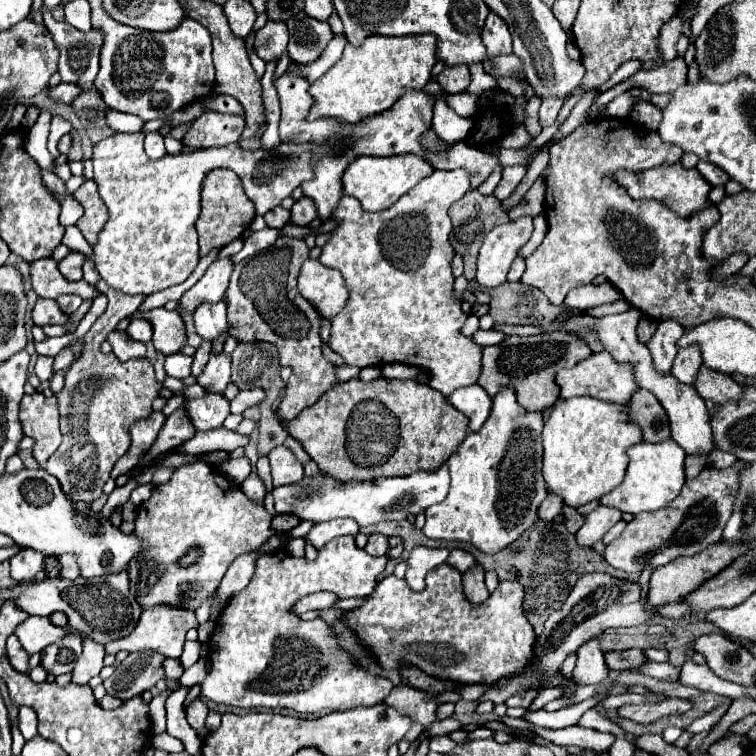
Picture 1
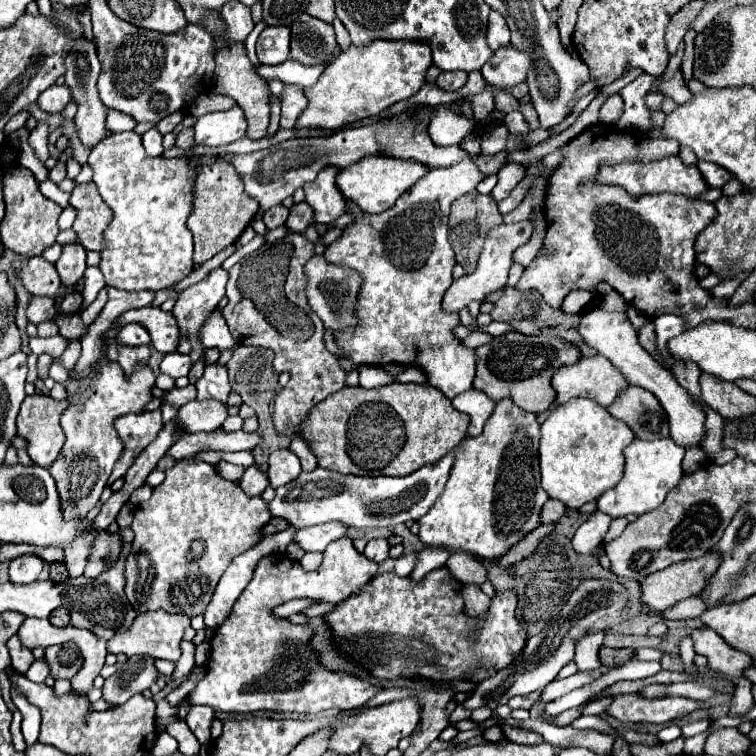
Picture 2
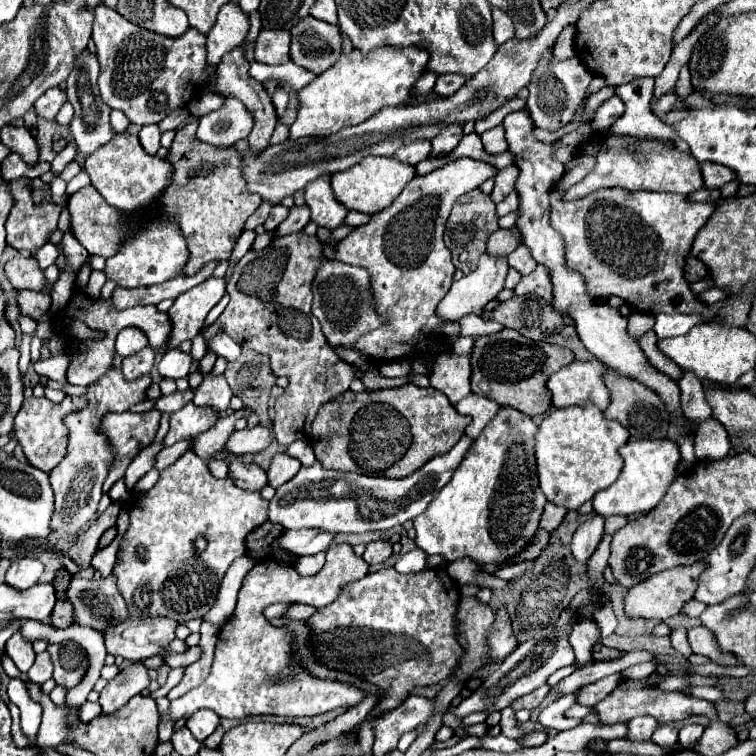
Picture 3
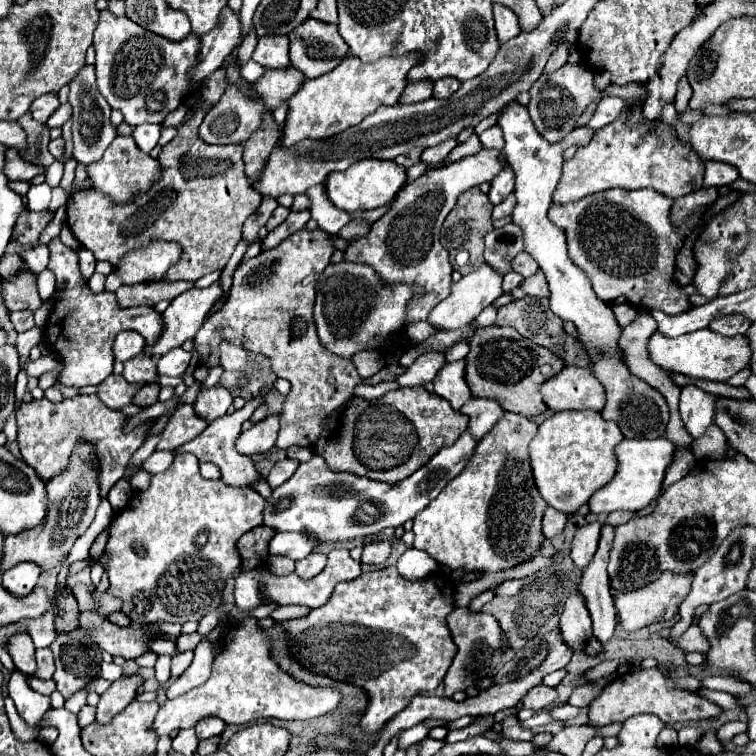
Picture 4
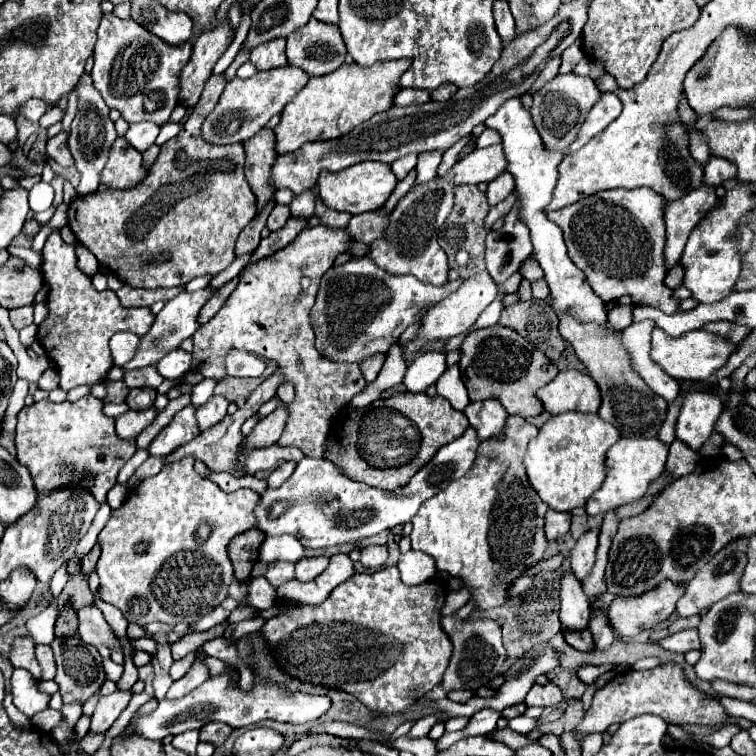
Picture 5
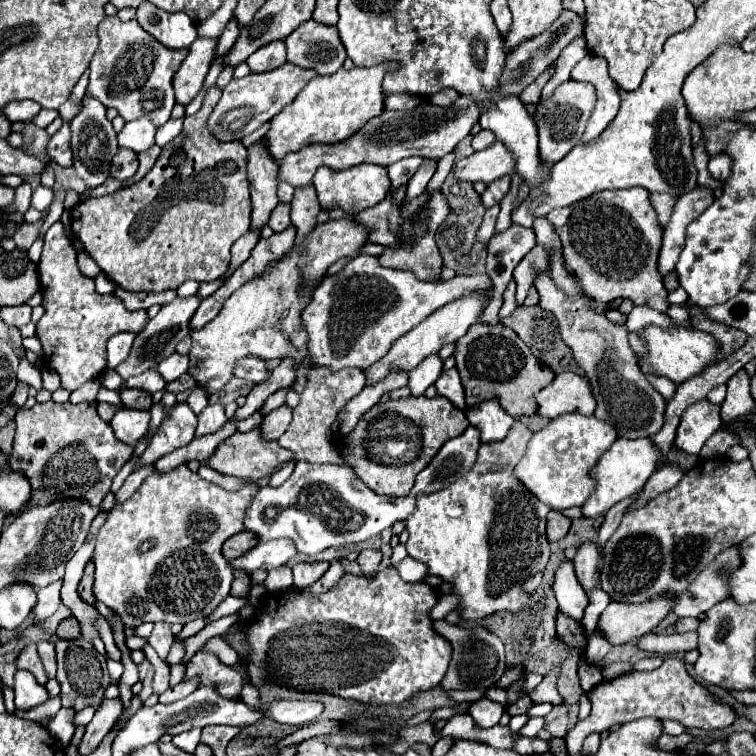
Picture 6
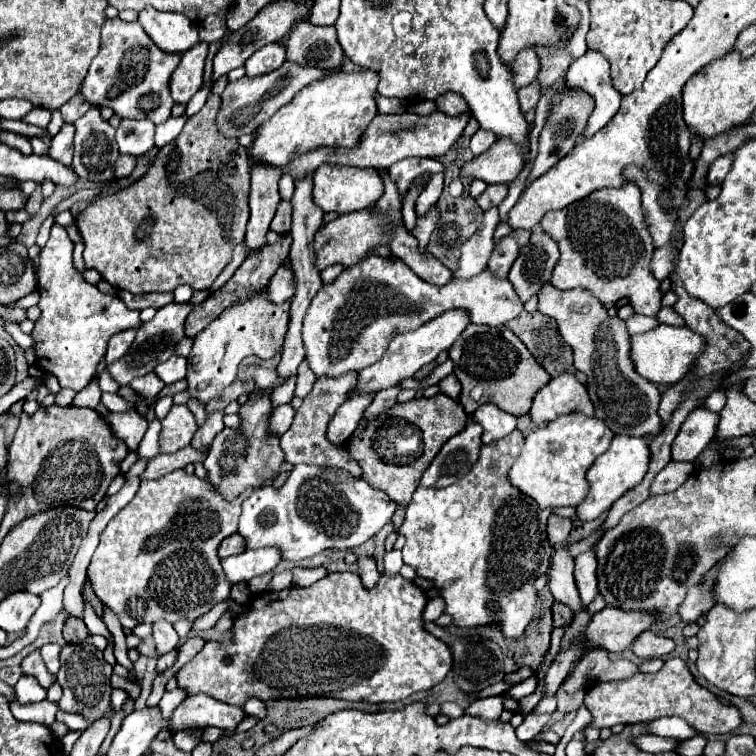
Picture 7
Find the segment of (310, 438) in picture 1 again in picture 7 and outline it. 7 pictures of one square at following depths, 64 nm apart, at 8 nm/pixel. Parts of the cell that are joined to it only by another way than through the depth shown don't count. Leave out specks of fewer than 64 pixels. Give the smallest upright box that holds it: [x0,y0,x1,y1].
[344,394,468,532]

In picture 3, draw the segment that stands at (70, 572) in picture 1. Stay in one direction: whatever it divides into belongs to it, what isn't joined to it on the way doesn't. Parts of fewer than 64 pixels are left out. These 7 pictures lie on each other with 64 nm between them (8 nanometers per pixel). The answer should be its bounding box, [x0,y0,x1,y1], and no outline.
[68,440,164,570]

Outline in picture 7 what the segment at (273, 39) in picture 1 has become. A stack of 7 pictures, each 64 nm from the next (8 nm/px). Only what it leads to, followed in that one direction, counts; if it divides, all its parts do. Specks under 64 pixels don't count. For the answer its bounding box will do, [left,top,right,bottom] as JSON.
[246,42,286,76]

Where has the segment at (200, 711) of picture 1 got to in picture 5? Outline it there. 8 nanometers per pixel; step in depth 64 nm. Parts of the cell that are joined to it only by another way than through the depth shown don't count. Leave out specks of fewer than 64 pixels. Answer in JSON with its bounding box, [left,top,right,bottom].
[200,722,232,746]

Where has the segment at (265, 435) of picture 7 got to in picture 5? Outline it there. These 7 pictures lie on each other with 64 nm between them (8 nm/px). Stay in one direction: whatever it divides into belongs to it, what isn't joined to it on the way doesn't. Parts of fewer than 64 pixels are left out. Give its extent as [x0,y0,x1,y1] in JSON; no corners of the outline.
[240,446,304,474]

